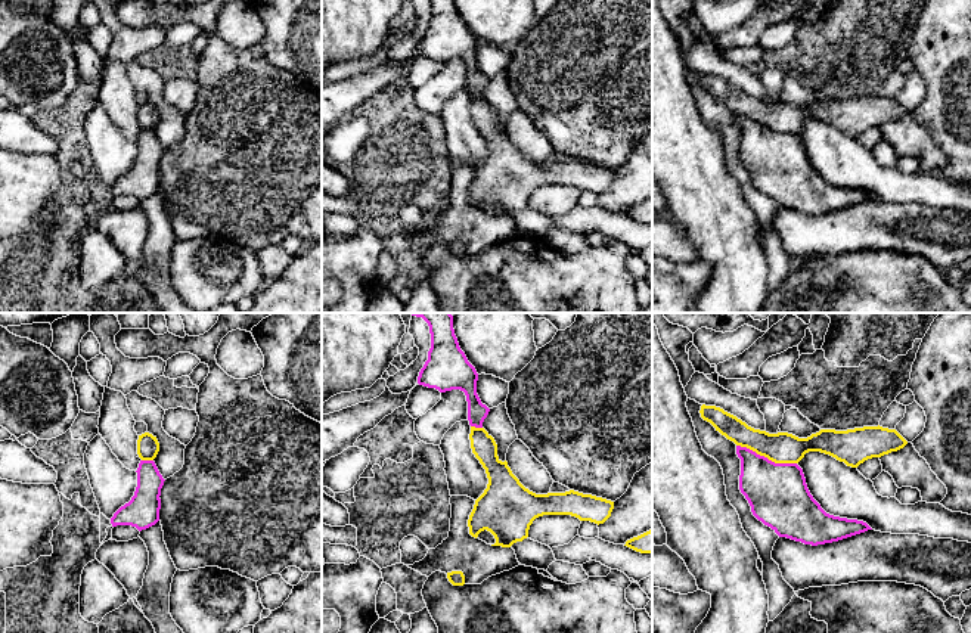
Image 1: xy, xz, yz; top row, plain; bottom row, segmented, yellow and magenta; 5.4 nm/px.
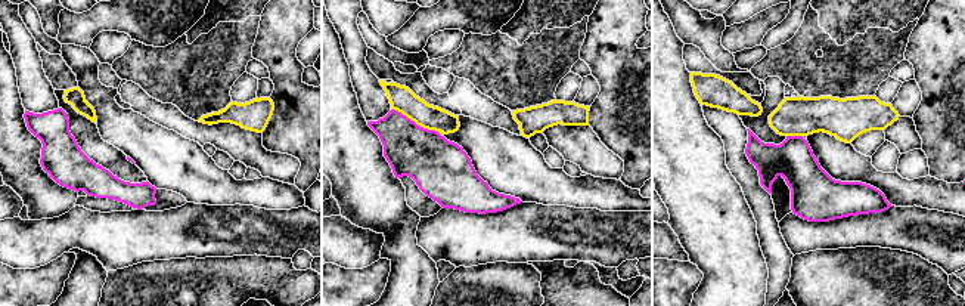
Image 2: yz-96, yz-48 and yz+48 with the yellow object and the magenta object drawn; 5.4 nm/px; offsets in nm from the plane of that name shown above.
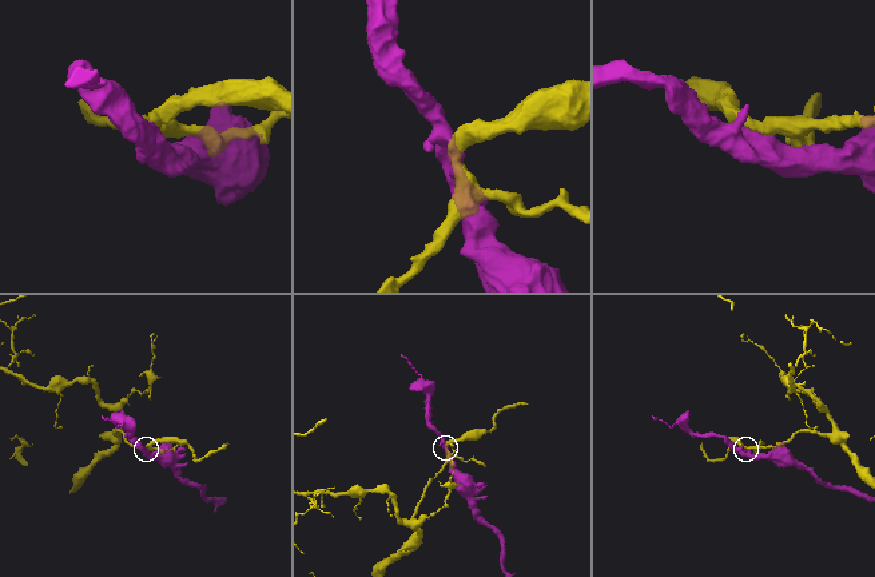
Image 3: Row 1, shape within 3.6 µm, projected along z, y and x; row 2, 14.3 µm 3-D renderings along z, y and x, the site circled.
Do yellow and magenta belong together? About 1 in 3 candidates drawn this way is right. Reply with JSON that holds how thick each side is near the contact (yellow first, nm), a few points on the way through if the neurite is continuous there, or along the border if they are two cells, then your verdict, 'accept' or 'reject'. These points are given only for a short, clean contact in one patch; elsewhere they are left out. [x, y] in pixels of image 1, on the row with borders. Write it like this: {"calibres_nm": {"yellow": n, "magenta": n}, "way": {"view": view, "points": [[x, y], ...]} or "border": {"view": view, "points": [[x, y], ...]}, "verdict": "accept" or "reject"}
{"calibres_nm": {"yellow": 170, "magenta": 320}, "border": {"view": "yz", "points": [[737, 444], [745, 446], [775, 462], [796, 464]]}, "verdict": "reject"}

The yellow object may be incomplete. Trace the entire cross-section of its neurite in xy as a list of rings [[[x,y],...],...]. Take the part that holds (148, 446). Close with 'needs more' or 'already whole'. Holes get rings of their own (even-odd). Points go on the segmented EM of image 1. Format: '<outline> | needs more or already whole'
[[[149,432],[139,435],[137,454],[142,460],[153,460],[159,452],[159,443],[156,437]]] | already whole

